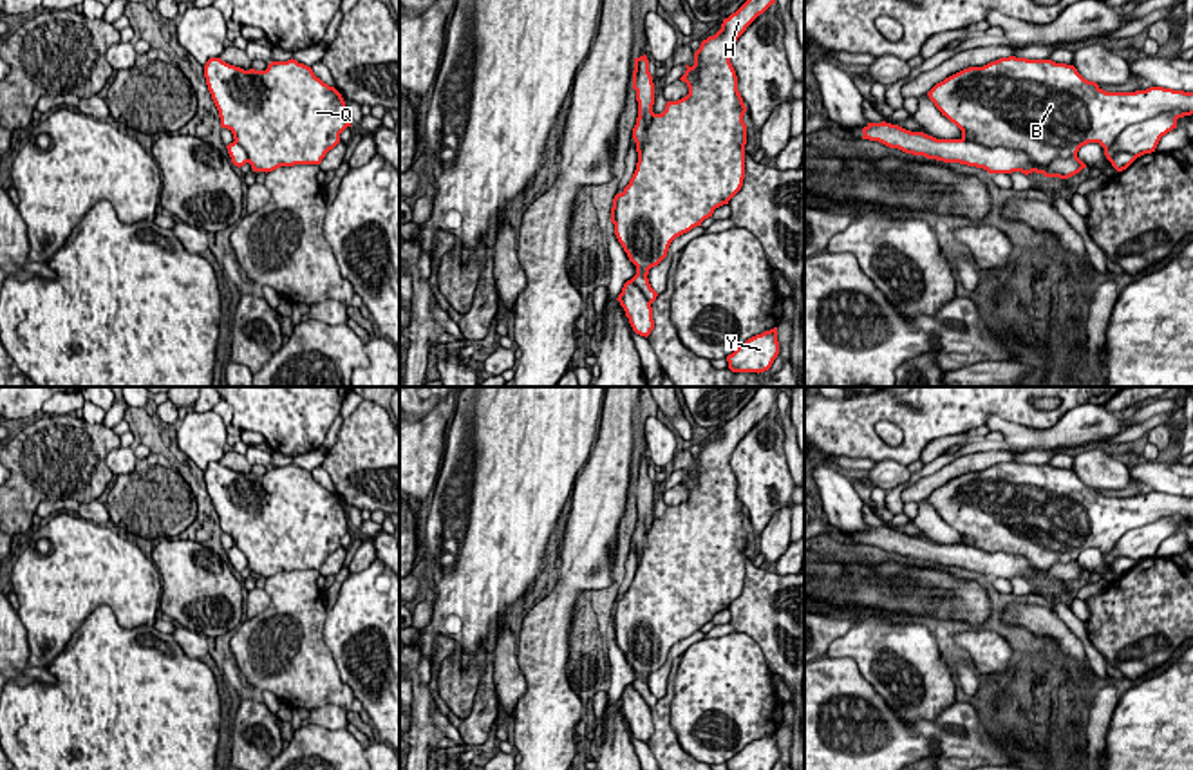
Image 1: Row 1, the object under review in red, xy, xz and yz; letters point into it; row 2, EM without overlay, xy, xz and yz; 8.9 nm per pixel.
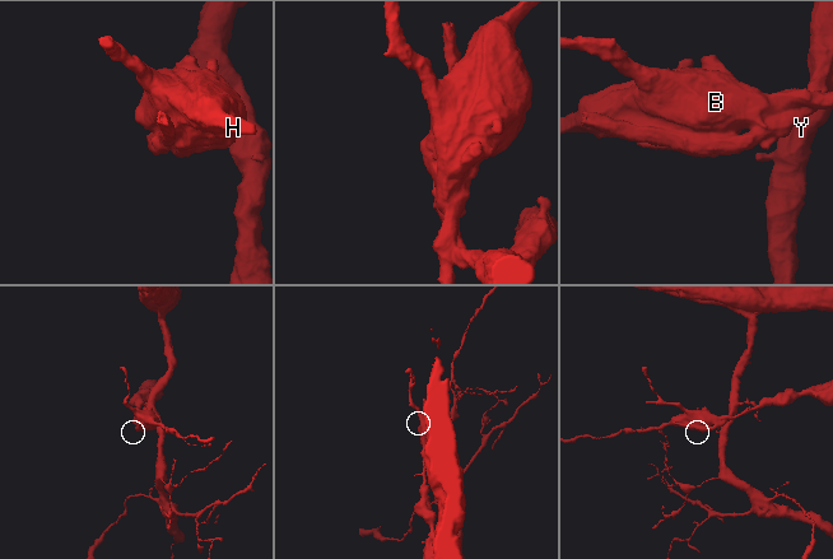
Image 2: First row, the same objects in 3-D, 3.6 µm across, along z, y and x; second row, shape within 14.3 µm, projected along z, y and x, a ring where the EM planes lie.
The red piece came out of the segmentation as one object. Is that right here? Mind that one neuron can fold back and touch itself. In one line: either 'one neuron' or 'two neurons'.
two neurons

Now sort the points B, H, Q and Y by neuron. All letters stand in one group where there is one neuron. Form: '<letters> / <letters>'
B H Q / Y

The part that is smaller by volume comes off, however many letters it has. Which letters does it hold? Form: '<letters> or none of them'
B, H, Q

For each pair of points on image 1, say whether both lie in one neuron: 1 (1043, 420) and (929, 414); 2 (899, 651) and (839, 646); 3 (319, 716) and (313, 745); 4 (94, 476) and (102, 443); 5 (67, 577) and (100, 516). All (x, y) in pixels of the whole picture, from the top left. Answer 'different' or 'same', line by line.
1: same
2: same
3: different
4: same
5: different

